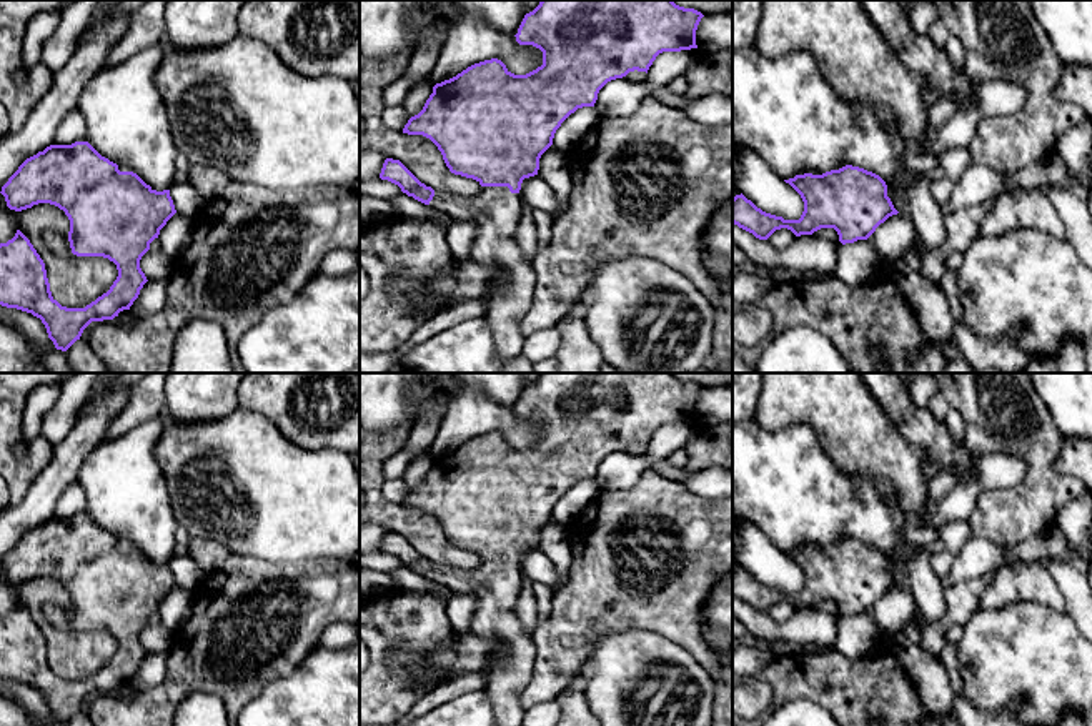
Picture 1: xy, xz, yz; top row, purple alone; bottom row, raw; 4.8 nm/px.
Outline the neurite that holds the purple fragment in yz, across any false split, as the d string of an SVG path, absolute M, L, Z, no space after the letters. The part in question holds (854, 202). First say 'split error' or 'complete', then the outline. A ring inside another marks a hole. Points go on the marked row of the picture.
complete; M846 165L822 175L804 173L784 182L804 201L799 220L766 213L741 193L732 198L732 223L759 240L767 240L781 228L796 236L834 228L846 245L867 240L881 223L899 213L887 196L886 182L859 167Z

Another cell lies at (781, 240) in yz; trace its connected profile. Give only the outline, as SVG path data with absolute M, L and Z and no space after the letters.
M781 228L776 230L769 238L767 238L769 245L772 245L777 251L786 251L794 241L796 241L796 235L787 230L787 228Z

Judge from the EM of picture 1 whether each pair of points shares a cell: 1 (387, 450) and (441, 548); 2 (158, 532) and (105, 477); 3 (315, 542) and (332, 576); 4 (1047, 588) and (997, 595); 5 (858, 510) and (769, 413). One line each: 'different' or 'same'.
1: same
2: same
3: different
4: same
5: different

